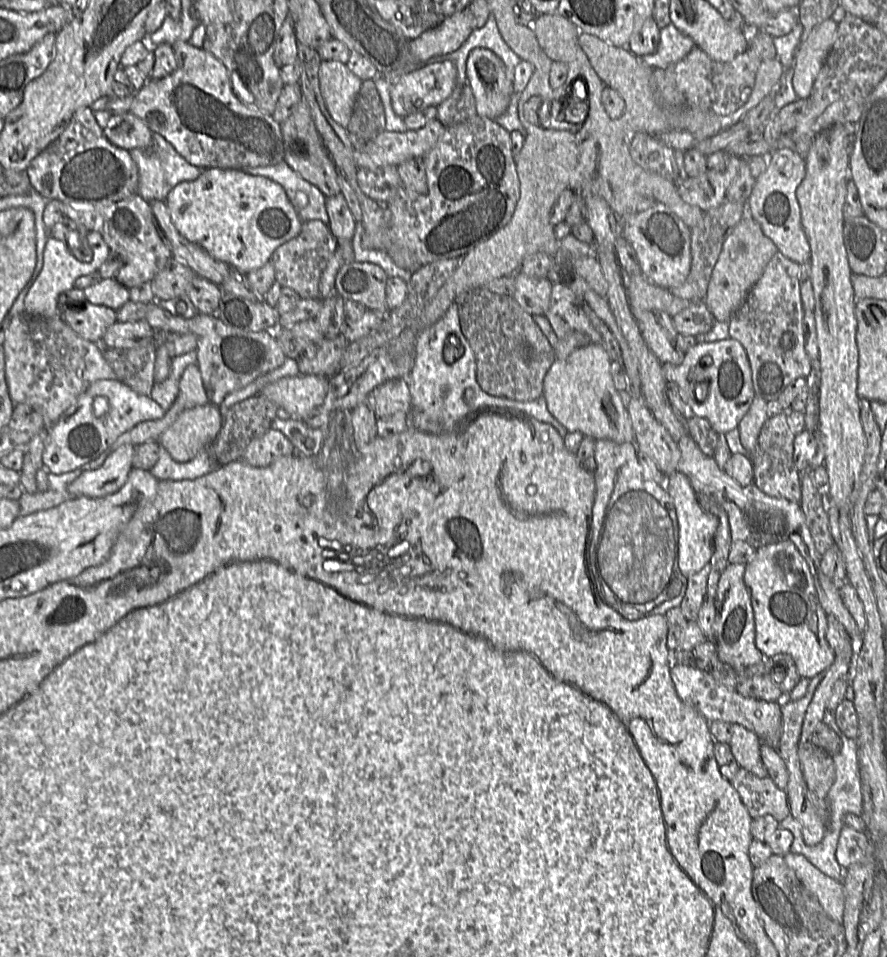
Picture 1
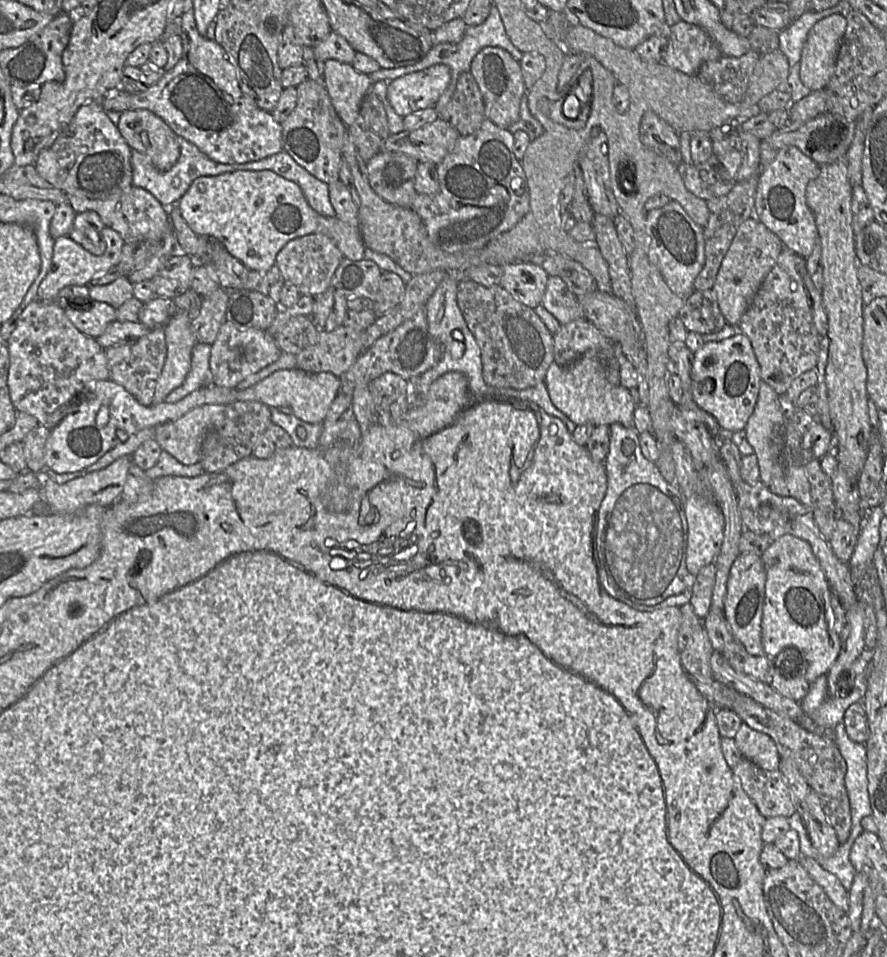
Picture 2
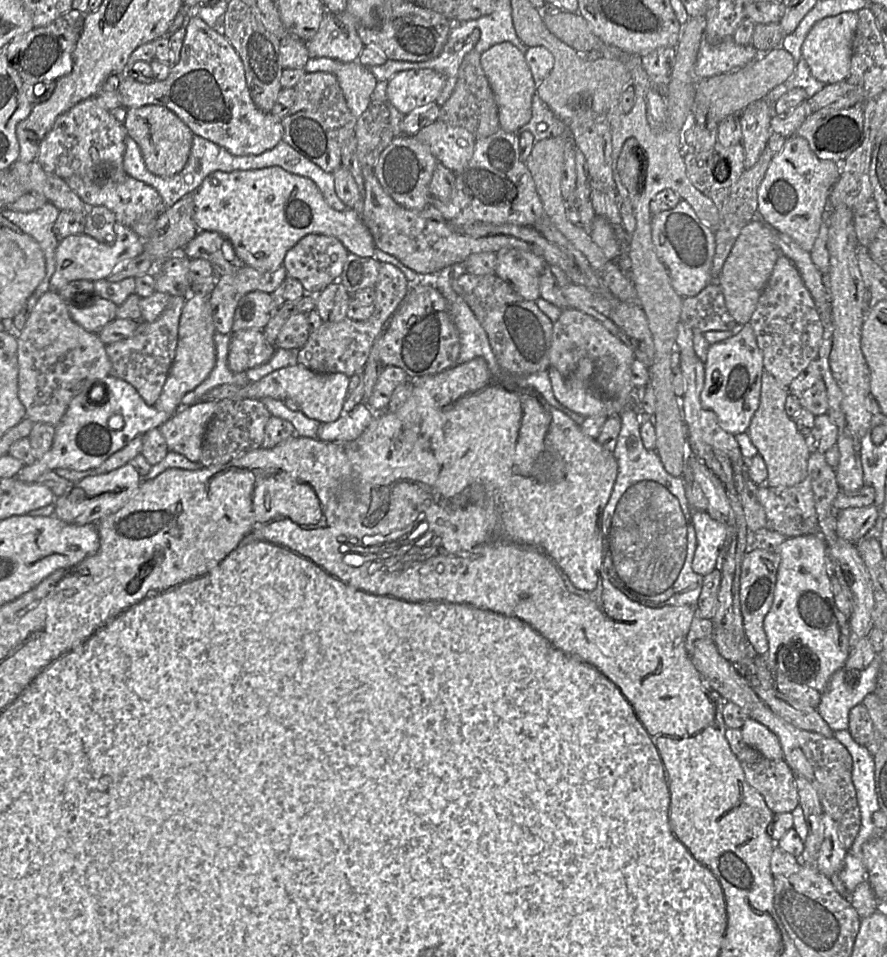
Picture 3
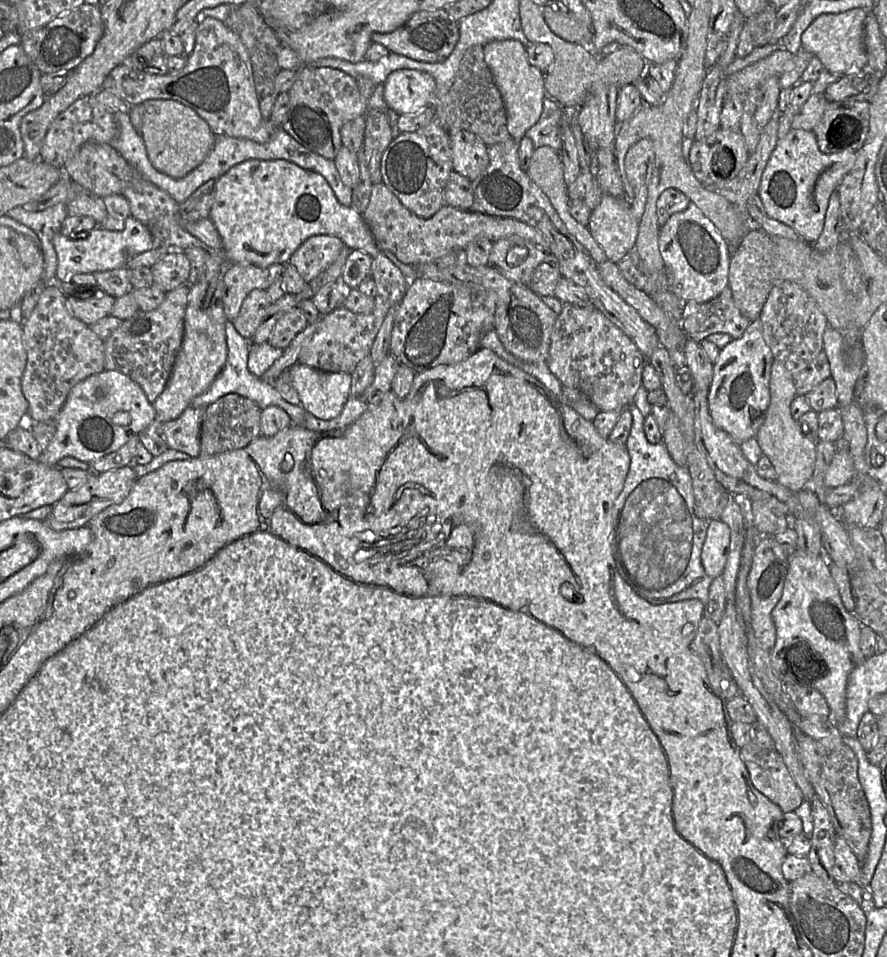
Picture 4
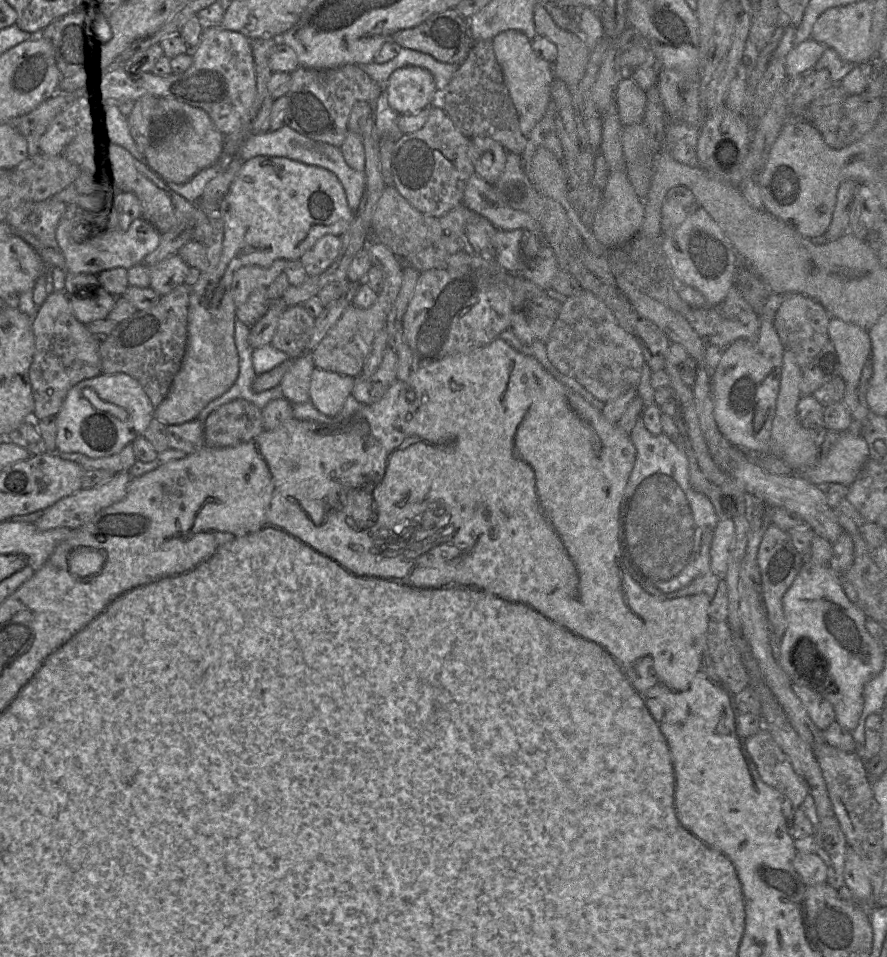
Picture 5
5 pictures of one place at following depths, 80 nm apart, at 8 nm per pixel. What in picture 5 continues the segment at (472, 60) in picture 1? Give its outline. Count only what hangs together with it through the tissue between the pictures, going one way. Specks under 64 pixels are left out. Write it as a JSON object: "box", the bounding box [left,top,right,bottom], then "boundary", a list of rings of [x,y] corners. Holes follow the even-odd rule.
{"box":[492,31,554,138],"boundary":[[[504,31],[492,39],[492,44],[505,84],[519,115],[520,131],[527,138],[543,119],[551,101],[551,86],[554,80],[553,65],[535,54],[531,40],[520,31]]]}

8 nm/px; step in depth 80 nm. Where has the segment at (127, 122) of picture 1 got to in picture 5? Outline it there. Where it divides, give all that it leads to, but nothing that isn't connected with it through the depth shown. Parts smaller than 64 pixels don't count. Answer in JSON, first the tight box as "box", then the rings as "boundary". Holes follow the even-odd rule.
{"box":[145,98,225,184],"boundary":[[[159,98],[158,102],[166,116],[173,116],[180,122],[169,125],[164,129],[165,138],[151,143],[145,149],[145,162],[165,182],[183,184],[218,162],[223,152],[225,136],[218,131],[204,110],[173,99]]]}

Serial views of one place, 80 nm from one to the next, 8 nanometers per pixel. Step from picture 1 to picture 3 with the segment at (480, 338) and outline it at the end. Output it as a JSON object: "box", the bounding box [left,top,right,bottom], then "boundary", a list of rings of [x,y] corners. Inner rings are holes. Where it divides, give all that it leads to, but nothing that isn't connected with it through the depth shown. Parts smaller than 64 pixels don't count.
{"box":[452,272,554,376],"boundary":[[[463,272],[453,280],[452,286],[484,328],[494,356],[503,370],[526,376],[549,369],[554,323],[539,309],[536,301],[524,299],[496,274]]]}

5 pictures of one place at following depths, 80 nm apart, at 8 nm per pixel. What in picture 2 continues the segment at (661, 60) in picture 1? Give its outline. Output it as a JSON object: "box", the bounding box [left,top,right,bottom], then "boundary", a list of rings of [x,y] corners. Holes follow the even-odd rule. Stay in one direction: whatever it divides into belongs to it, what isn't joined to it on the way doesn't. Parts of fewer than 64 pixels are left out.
{"box":[661,21,724,76],"boundary":[[[683,21],[670,27],[667,37],[668,45],[661,63],[688,76],[696,76],[700,67],[706,61],[719,60],[724,57],[719,47],[711,37],[699,26]]]}

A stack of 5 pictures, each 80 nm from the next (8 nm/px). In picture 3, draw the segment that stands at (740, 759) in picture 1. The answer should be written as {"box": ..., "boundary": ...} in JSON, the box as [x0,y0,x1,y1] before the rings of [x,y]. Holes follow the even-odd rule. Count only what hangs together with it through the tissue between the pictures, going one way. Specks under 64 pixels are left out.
{"box":[741,719,783,760],"boundary":[[[747,719],[741,732],[746,746],[757,750],[769,760],[783,759],[783,750],[778,737],[766,726],[755,720]]]}

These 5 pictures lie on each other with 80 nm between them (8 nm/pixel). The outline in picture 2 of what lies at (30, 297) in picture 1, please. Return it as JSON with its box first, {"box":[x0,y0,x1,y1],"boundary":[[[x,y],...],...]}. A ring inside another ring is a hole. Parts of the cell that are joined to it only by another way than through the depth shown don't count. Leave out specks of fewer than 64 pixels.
{"box":[38,227,125,302],"boundary":[[[108,227],[102,230],[101,235],[106,245],[106,249],[101,255],[91,254],[81,245],[73,241],[68,235],[54,240],[52,265],[38,287],[38,300],[46,302],[57,301],[58,294],[64,287],[71,285],[89,285],[93,278],[115,270],[120,262],[125,242],[115,230]]]}

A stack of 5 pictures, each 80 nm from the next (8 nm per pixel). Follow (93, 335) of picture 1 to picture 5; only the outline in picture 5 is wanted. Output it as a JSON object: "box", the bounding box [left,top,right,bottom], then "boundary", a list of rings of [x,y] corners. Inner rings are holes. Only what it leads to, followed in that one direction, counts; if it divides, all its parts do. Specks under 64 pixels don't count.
{"box":[67,287,117,325],"boundary":[[[99,287],[67,296],[73,315],[83,325],[107,318],[117,298]]]}

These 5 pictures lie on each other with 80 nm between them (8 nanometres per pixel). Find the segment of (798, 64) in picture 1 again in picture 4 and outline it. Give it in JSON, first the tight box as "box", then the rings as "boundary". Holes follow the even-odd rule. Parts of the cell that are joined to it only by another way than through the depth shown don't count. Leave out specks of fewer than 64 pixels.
{"box":[801,8,867,76],"boundary":[[[853,8],[842,13],[820,15],[804,31],[801,47],[817,57],[830,73],[843,76],[857,72],[867,62],[863,44],[867,11],[863,8]]]}

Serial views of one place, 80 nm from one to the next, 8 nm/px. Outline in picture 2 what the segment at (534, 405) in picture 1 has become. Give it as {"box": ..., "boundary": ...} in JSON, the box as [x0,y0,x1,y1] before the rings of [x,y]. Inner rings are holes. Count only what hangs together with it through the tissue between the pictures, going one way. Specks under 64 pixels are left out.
{"box":[406,273,578,433],"boundary":[[[447,273],[424,307],[429,334],[442,345],[443,356],[435,366],[418,376],[416,379],[412,379],[410,381],[410,387],[408,388],[408,393],[406,394],[406,396],[410,395],[409,408],[420,402],[420,399],[424,397],[431,383],[438,377],[450,371],[458,371],[467,376],[469,392],[473,398],[515,398],[522,401],[533,402],[551,416],[559,418],[567,426],[570,433],[574,431],[578,425],[572,422],[563,412],[554,406],[549,397],[547,386],[544,381],[523,390],[495,388],[489,386],[485,382],[482,375],[480,348],[475,340],[475,337],[467,327],[462,312],[457,304],[457,283],[459,280],[459,276],[455,273]]]}

